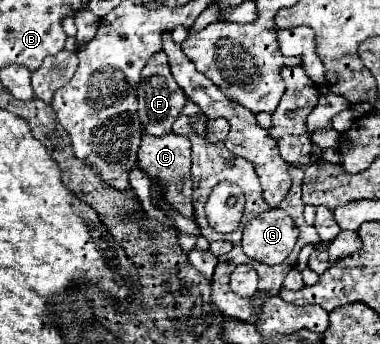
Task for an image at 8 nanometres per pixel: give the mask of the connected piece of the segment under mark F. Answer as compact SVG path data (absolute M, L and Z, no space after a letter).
M164 51L154 53L148 63L142 69L142 77L138 83L138 117L142 121L142 127L146 133L162 137L166 133L172 131L172 123L180 117L180 111L186 103L186 95L184 91L178 87L178 83L174 81L170 67L168 67L168 57Z

